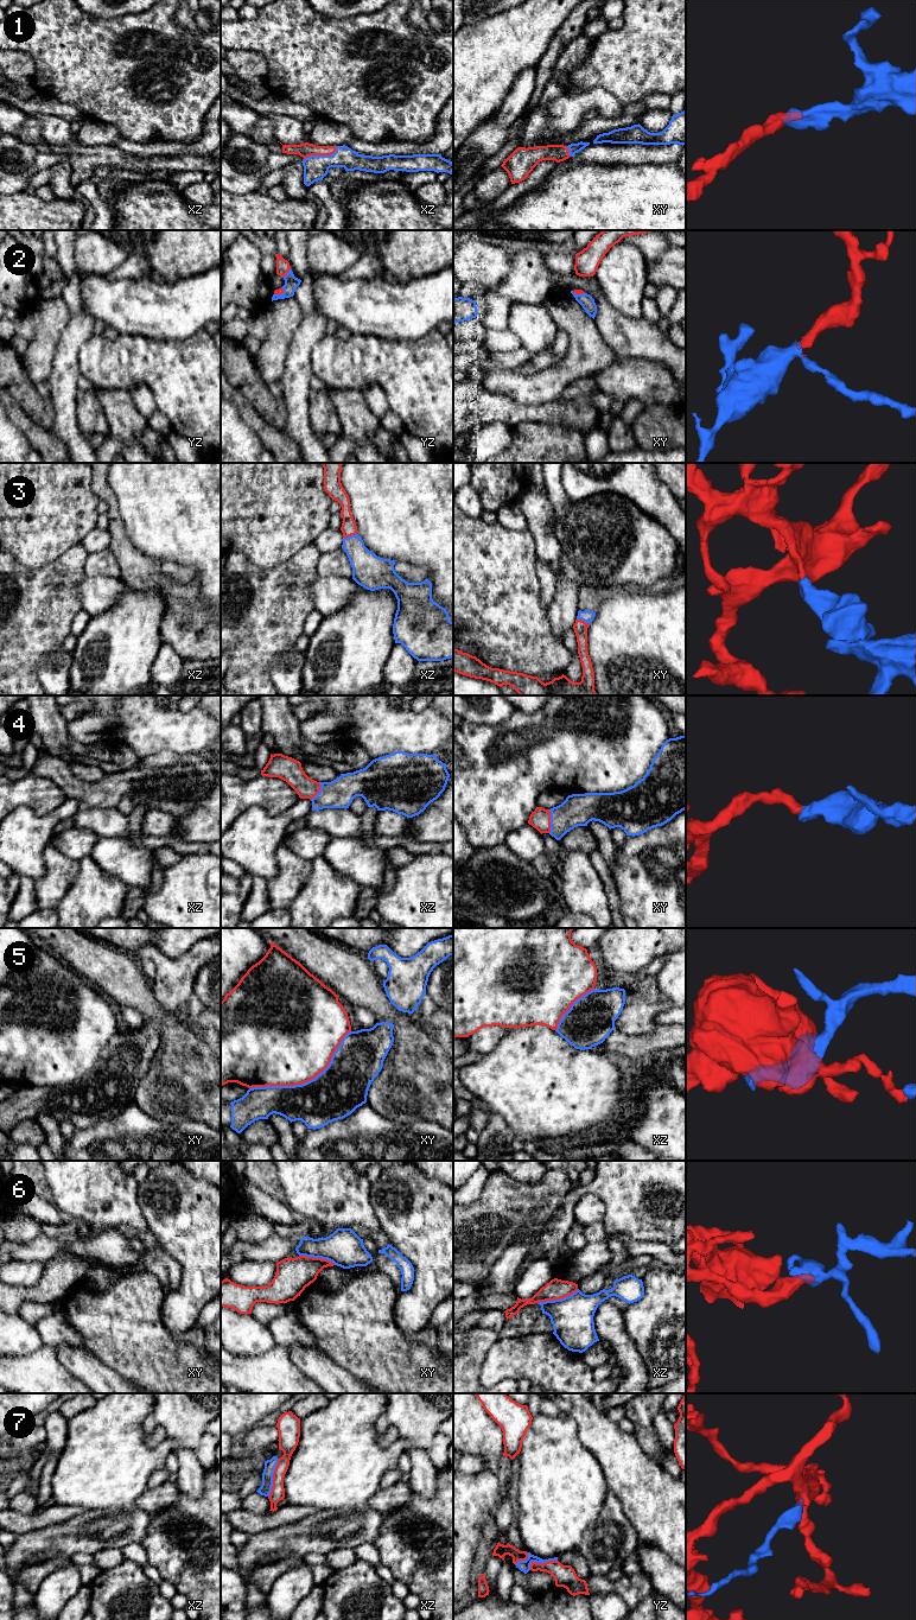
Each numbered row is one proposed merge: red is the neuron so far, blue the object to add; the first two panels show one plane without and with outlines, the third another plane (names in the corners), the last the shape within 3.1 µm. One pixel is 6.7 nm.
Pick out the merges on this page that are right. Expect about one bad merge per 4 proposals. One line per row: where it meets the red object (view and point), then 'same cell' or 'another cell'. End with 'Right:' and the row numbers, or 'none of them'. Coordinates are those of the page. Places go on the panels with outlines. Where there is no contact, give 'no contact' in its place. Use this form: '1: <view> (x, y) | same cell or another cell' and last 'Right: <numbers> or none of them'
1: xz (320, 154) | same cell
2: yz (287, 272) | same cell
3: xz (349, 535) | same cell
4: xy (549, 821) | same cell
5: xy (305, 1081) | another cell
6: xz (558, 1298) | another cell
7: xz (273, 1478) | another cell
Right: 1, 2, 3, 4

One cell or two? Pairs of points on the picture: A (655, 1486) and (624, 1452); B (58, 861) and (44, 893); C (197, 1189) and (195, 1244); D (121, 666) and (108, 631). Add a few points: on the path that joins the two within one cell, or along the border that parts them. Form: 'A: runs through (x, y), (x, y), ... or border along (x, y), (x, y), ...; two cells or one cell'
A: runs through (647, 1478), (629, 1460); one cell
B: runs through (58, 869), (58, 878), (52, 884); one cell
C: runs through (195, 1202), (196, 1231); one cell
D: runs through (115, 658), (115, 640); one cell

